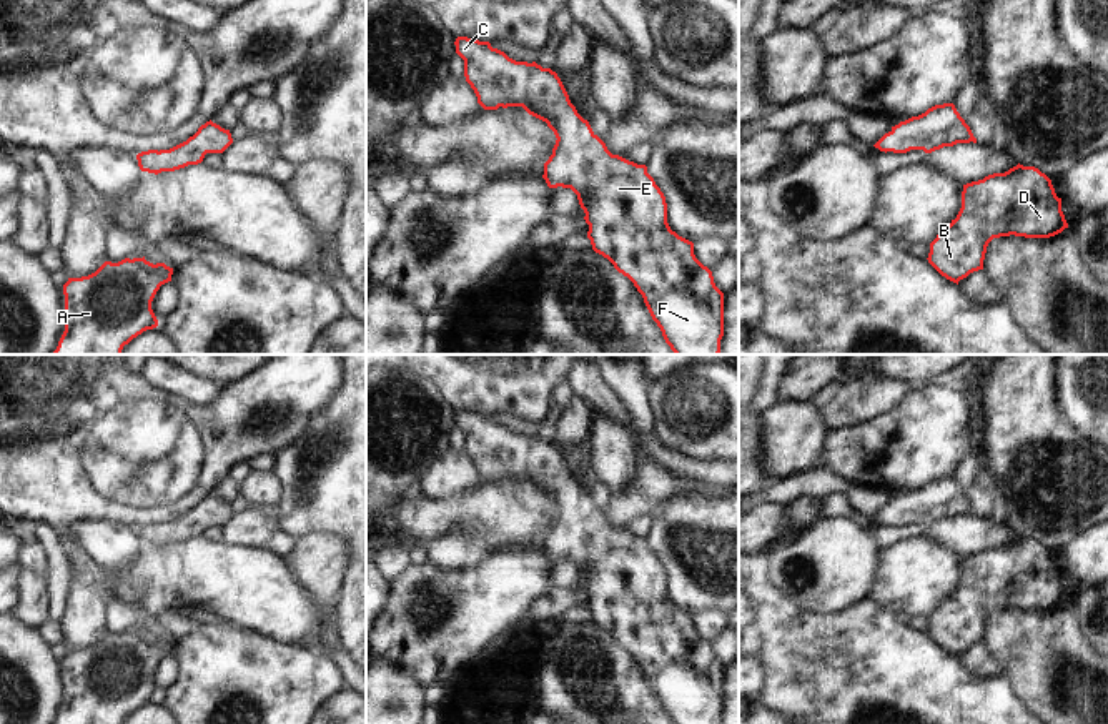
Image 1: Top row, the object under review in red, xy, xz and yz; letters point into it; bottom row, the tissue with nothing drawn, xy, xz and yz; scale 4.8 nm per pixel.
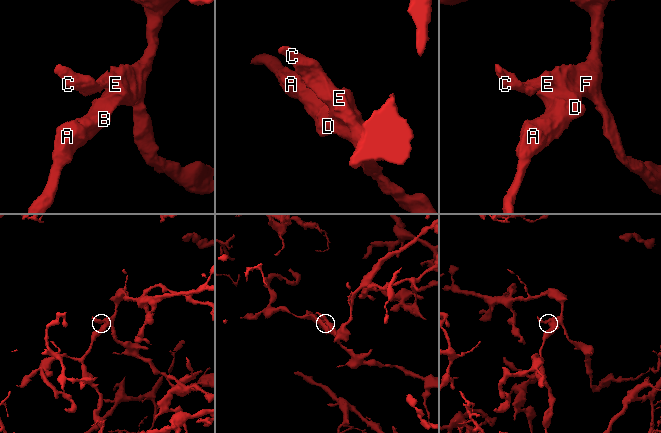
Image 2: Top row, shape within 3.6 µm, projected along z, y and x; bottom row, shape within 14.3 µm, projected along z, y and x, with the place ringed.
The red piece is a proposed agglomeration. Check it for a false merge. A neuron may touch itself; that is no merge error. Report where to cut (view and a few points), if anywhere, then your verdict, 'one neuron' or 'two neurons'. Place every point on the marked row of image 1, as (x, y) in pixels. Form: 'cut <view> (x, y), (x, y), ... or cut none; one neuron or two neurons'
cut none; one neuron

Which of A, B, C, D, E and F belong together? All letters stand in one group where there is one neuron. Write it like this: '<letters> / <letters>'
A B C D E F

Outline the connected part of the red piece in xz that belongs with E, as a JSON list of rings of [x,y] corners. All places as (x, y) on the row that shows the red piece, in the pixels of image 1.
[[[458,37],[454,45],[456,53],[464,60],[466,82],[484,110],[522,107],[529,115],[546,121],[554,131],[557,140],[552,155],[544,163],[542,178],[549,188],[571,188],[577,195],[586,213],[584,220],[589,225],[587,238],[592,250],[607,258],[619,273],[634,283],[670,350],[675,355],[719,355],[724,336],[724,293],[715,286],[712,271],[695,258],[694,243],[670,230],[665,196],[647,173],[647,166],[612,155],[607,150],[589,121],[577,113],[561,78],[551,68],[542,68],[536,62],[516,62],[504,52],[492,48],[489,42]]]

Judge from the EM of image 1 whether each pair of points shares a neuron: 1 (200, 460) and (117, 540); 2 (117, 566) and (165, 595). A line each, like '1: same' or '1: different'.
1: different
2: different

